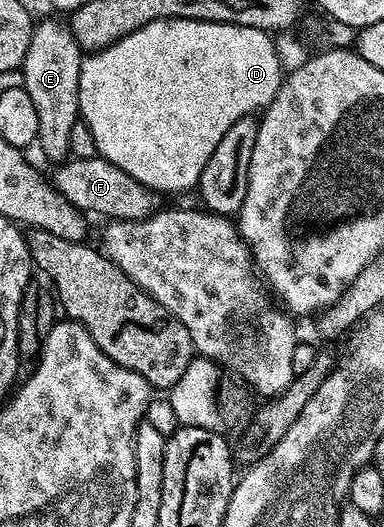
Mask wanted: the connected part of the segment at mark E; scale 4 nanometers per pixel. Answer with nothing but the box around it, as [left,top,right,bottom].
[19,18,83,164]

